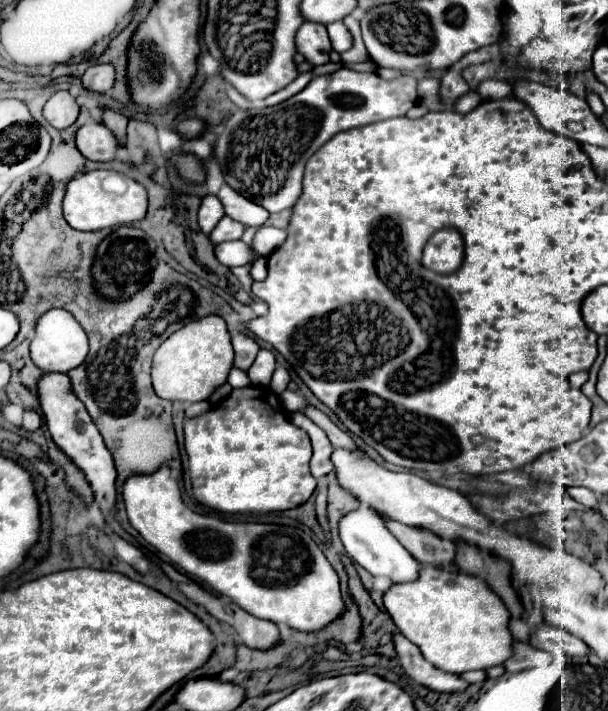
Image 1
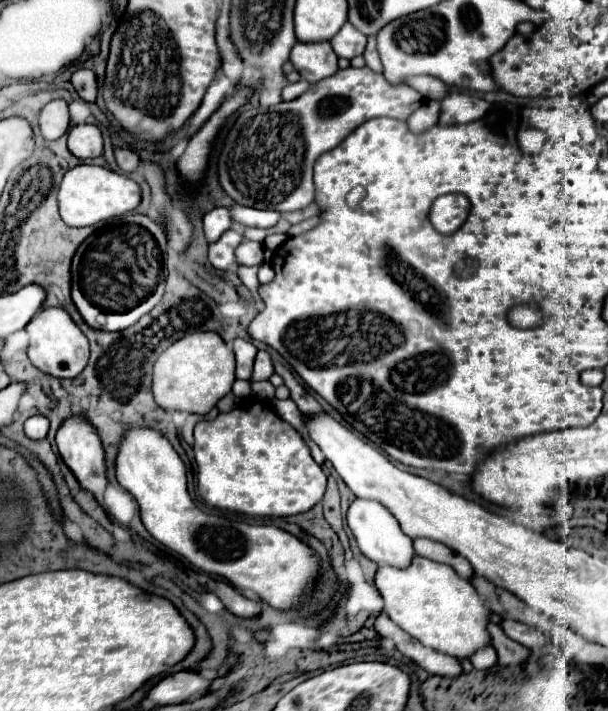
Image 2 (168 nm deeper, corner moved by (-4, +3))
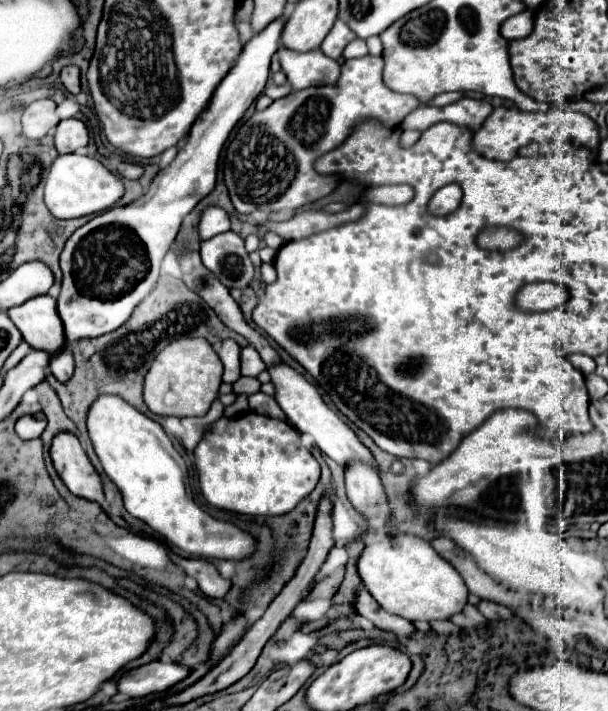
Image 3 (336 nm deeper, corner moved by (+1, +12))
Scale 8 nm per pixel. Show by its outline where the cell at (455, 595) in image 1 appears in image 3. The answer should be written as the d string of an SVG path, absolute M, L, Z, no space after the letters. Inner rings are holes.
M396 534L368 544L358 560L358 572L364 588L386 612L410 622L450 620L464 612L468 604L468 588L462 584L462 576L458 576L454 566L446 564L446 560L442 560L434 548L418 536Z

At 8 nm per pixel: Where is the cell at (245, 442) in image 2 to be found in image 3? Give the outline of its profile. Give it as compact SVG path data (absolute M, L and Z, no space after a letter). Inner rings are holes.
M256 412L236 418L222 416L210 424L194 448L194 462L206 502L214 508L248 516L290 512L320 480L320 464L308 448L300 446L300 434L286 422Z

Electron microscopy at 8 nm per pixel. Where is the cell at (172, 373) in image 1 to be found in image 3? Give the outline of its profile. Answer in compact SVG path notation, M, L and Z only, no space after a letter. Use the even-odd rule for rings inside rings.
M178 338L170 342L152 362L144 382L144 402L162 416L204 416L218 398L222 384L222 362L206 338Z

